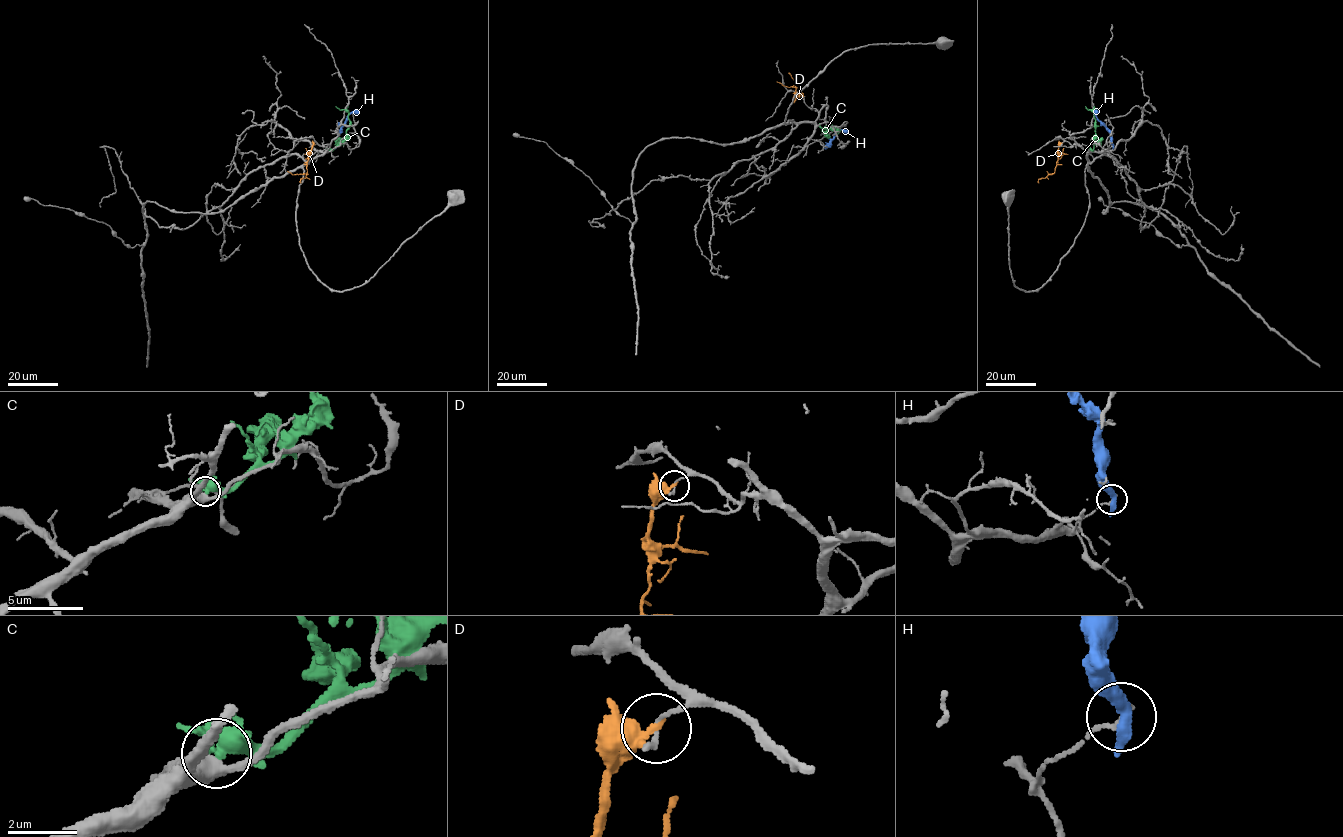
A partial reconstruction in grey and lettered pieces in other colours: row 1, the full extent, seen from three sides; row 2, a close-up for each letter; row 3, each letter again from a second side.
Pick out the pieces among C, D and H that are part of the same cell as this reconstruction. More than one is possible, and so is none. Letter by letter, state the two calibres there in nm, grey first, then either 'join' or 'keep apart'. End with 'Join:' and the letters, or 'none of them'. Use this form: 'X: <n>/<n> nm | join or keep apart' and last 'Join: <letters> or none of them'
C: 500/320 nm | keep apart
D: 150/400 nm | keep apart
H: 110/320 nm | keep apart
Join: none of them

